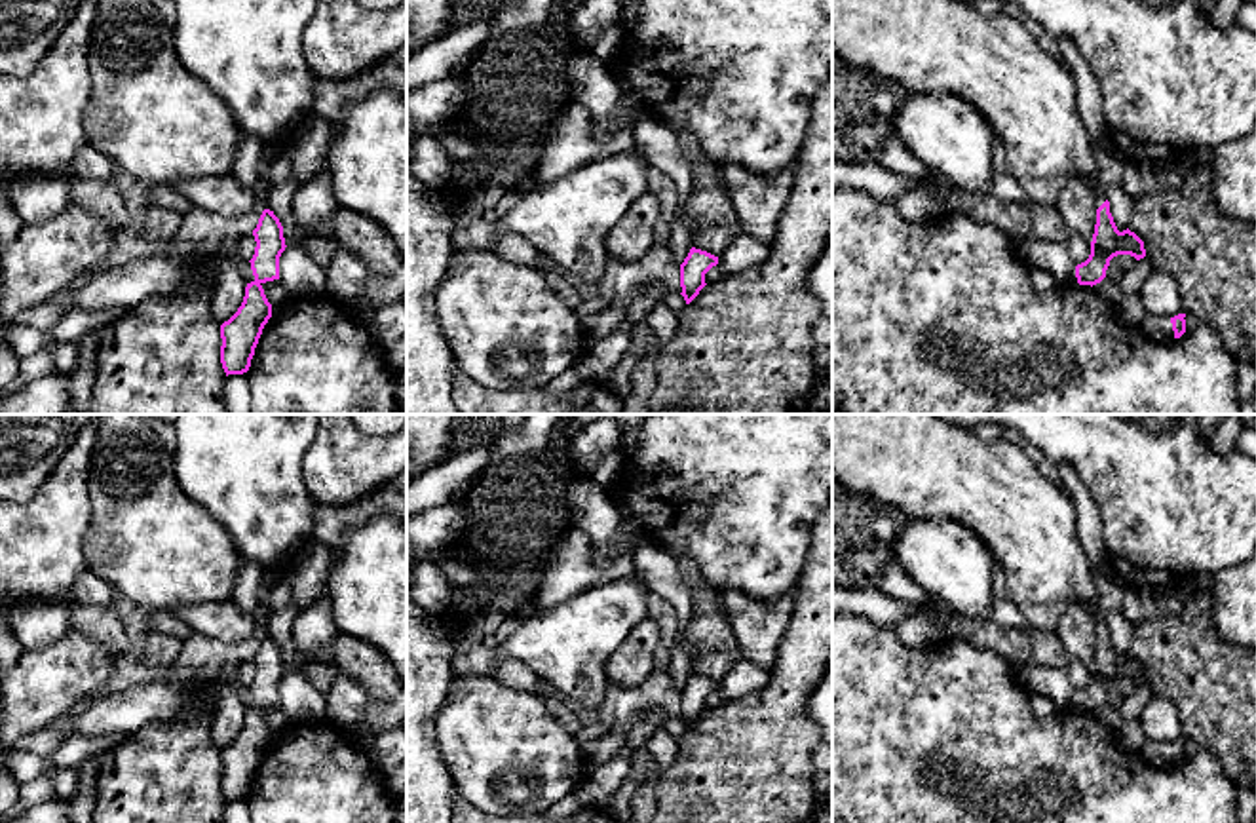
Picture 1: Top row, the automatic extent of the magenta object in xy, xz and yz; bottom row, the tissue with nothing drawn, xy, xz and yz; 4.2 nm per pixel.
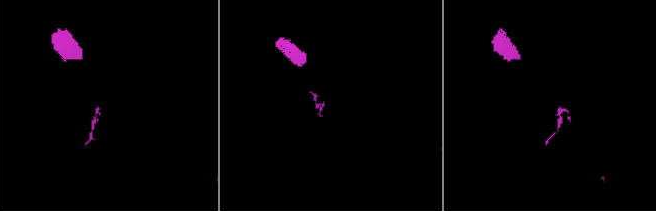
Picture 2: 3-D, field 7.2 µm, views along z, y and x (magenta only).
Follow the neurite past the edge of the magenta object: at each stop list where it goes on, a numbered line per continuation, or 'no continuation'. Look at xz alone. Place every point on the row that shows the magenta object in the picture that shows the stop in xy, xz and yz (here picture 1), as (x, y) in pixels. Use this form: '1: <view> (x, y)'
no continuation

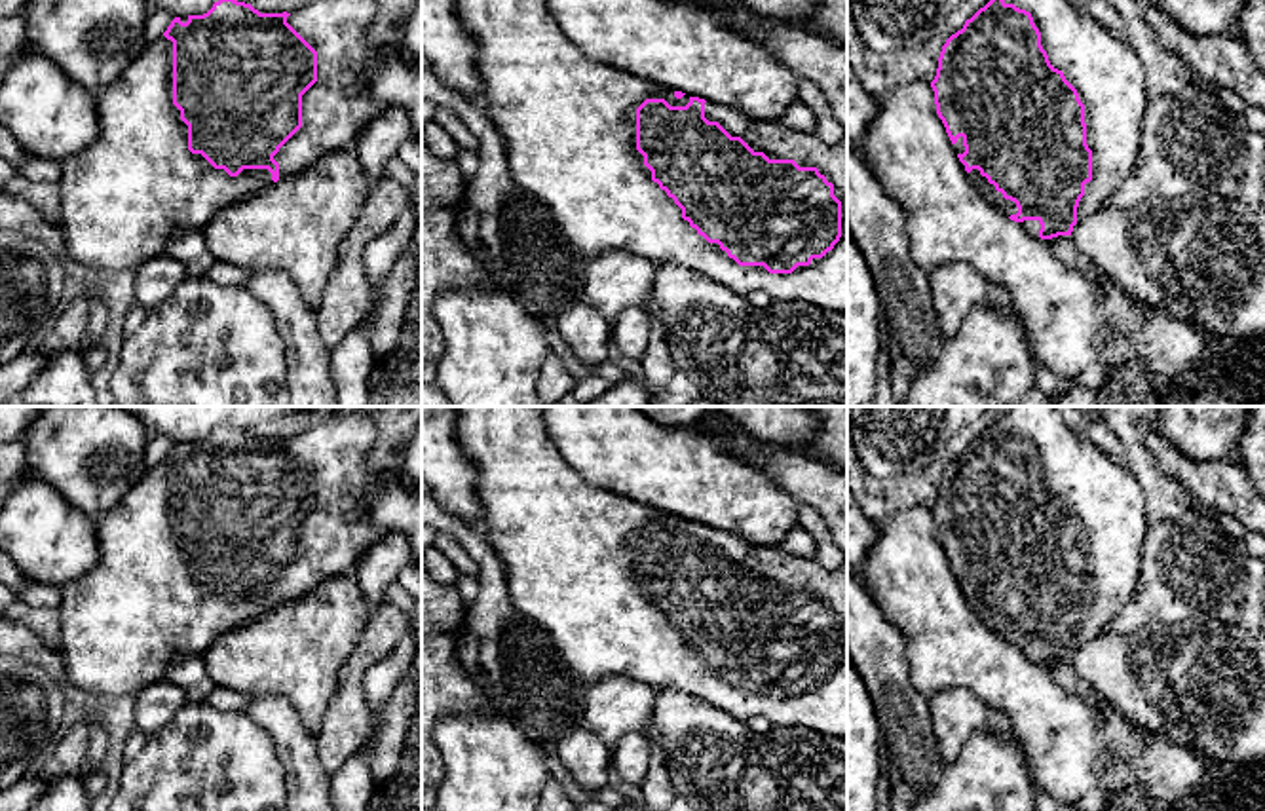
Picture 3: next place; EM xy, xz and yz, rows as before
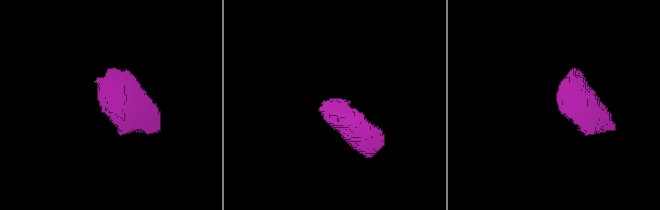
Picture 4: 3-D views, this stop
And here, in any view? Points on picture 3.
1: xz (568, 122)

